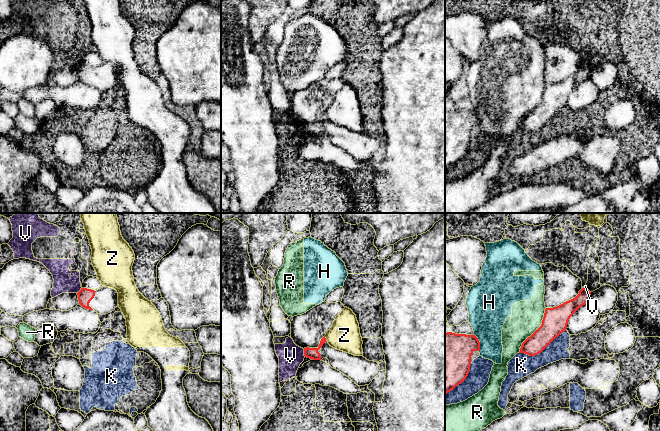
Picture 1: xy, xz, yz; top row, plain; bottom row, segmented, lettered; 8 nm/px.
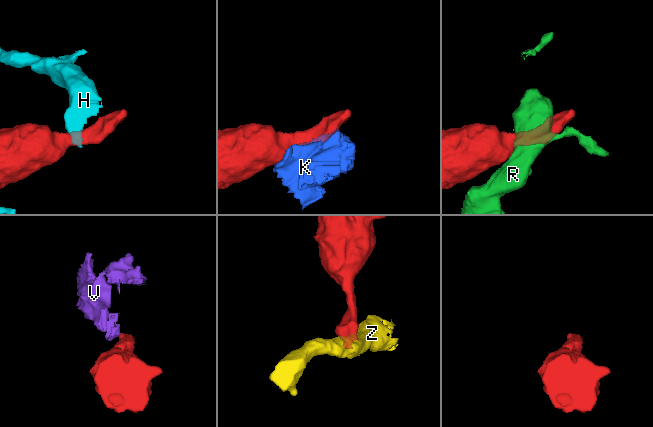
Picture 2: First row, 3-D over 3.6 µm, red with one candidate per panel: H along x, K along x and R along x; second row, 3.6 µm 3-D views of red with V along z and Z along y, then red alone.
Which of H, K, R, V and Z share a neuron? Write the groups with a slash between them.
H R / K / V / Z

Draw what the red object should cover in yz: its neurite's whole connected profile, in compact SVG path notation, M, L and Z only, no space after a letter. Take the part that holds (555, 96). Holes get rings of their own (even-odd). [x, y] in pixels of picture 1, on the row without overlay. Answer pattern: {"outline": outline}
{"outline": "M582 64L579 70L563 80L546 84L541 102L523 119L519 129L535 132L541 129L556 113L566 107L570 93L589 78L591 68Z"}

